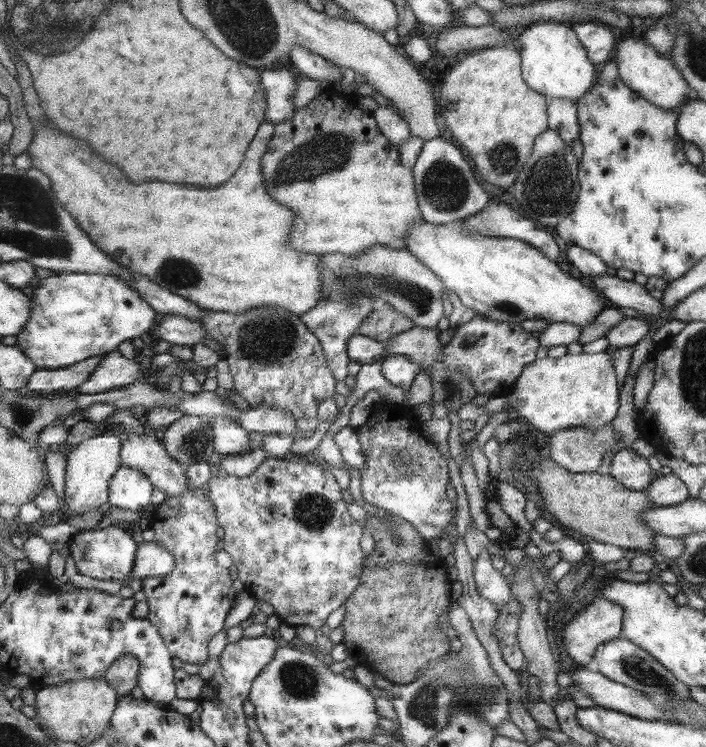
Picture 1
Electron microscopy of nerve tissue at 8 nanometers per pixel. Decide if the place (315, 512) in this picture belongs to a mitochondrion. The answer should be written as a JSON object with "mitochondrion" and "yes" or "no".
{"mitochondrion":"yes"}

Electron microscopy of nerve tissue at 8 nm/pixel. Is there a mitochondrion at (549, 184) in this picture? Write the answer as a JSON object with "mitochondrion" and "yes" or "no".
{"mitochondrion":"yes"}

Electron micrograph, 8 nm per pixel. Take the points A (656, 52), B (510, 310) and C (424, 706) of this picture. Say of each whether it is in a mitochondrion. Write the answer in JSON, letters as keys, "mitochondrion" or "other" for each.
{"A":"other","B":"mitochondrion","C":"mitochondrion"}

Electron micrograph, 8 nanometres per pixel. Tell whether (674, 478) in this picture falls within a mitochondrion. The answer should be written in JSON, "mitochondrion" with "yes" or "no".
{"mitochondrion":"no"}

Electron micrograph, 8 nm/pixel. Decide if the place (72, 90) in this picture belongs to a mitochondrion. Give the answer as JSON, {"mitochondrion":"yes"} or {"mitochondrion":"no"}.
{"mitochondrion":"no"}

